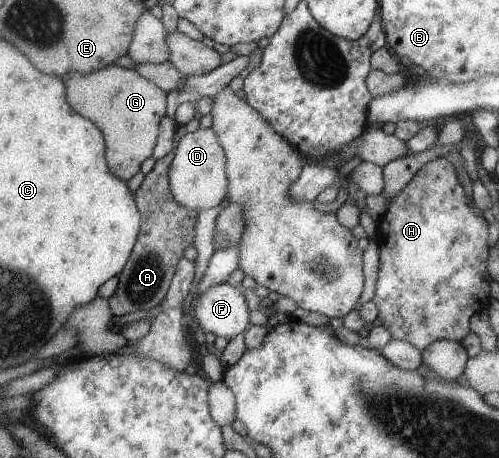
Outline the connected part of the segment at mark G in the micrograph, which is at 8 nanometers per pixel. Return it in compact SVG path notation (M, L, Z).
M110 65L93 73L70 72L65 74L68 97L75 111L93 120L106 135L108 161L111 171L129 181L145 159L152 157L158 142L162 119L166 117L167 94L158 84L139 75L134 69Z

